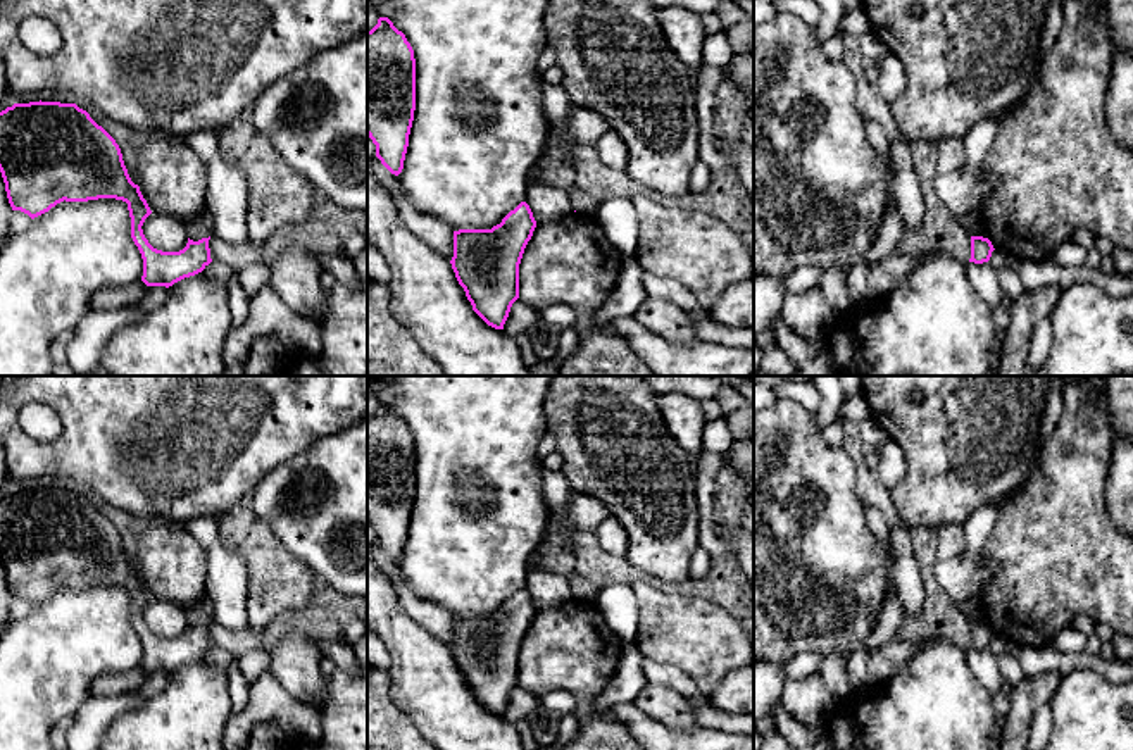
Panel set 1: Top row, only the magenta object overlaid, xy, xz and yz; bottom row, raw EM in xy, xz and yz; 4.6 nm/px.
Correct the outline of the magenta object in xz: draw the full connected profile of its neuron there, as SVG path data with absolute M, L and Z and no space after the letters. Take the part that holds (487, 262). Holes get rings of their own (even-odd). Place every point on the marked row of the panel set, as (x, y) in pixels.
M526 202L491 229L454 231L450 260L473 310L491 328L504 329L519 298L519 264L536 221Z

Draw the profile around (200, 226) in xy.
M202 212L200 216L190 219L186 222L188 238L198 241L202 238L209 238L212 234L212 221L209 212Z

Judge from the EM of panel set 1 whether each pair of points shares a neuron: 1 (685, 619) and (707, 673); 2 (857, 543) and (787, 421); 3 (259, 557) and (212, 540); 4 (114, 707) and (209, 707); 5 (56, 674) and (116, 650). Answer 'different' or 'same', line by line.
1: same
2: same
3: different
4: different
5: same

